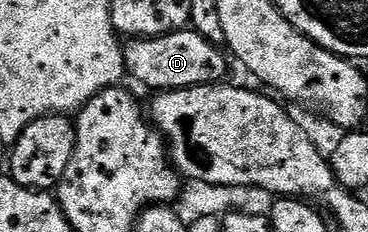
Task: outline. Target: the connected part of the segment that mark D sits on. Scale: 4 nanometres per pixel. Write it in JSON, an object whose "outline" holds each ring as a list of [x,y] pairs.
{"outline":[[[191,27],[178,29],[175,33],[164,33],[162,37],[139,37],[130,40],[124,50],[126,74],[130,78],[134,77],[139,84],[153,89],[152,91],[215,85],[226,80],[225,72],[229,69],[225,62],[226,54],[218,46],[207,43],[207,39],[203,39],[203,35],[199,35]]]}

